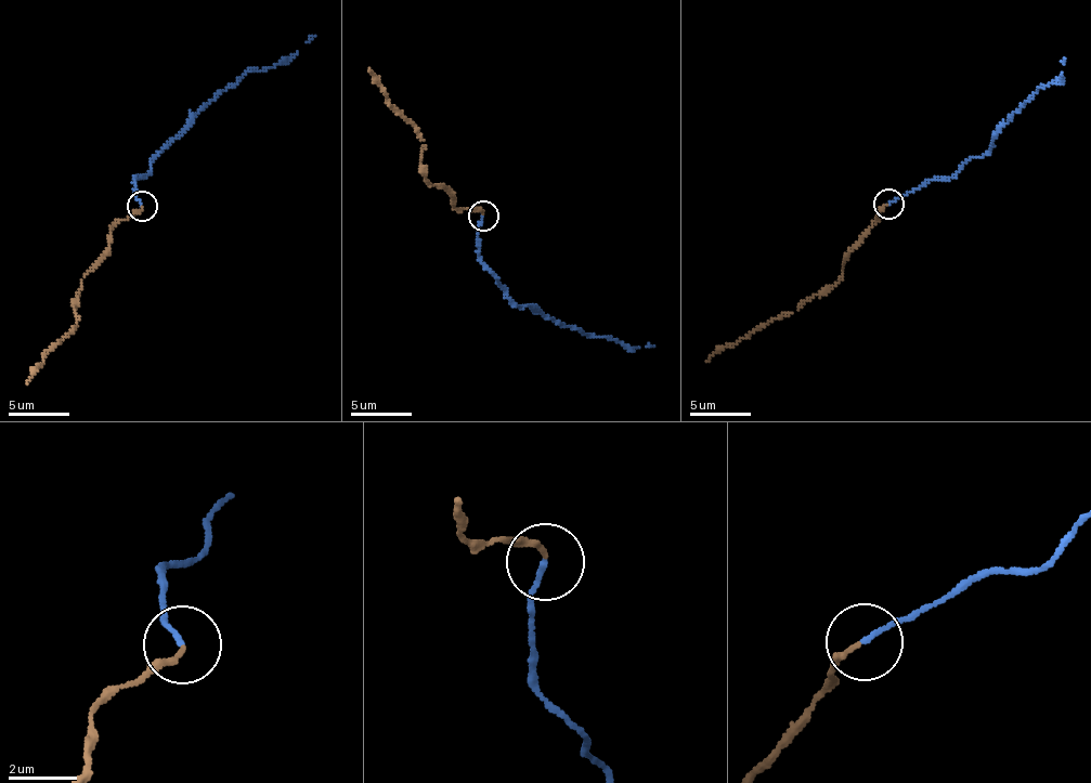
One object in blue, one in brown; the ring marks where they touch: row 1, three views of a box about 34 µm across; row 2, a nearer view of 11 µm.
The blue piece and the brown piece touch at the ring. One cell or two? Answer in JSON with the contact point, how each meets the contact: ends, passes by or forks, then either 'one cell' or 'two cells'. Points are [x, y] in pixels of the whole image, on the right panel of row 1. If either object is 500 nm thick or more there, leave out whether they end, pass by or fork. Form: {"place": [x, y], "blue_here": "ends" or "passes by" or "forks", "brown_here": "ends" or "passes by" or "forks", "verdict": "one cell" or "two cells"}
{"place": [888, 204], "blue_here": "ends", "brown_here": "ends", "verdict": "one cell"}

